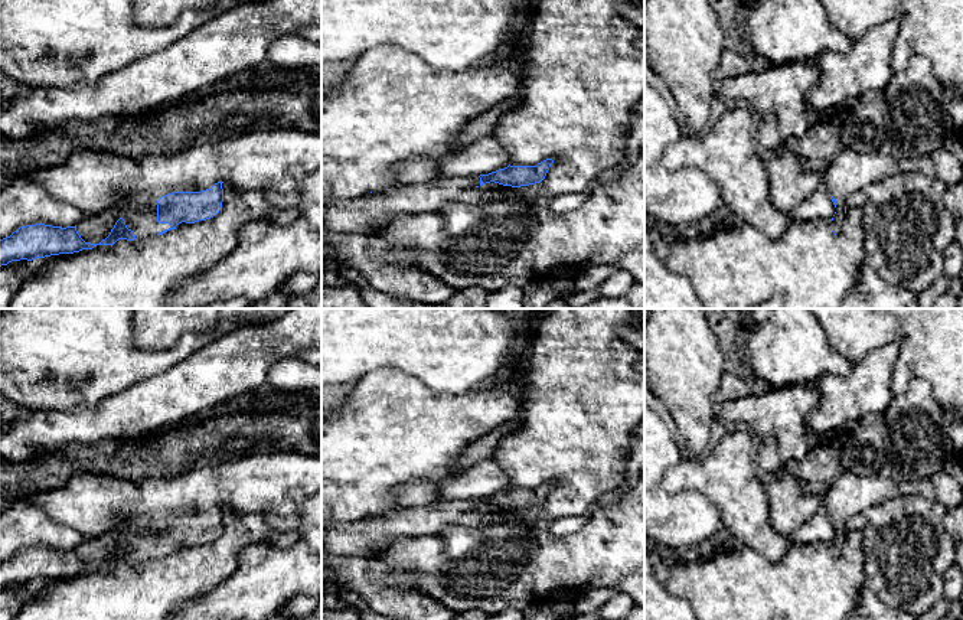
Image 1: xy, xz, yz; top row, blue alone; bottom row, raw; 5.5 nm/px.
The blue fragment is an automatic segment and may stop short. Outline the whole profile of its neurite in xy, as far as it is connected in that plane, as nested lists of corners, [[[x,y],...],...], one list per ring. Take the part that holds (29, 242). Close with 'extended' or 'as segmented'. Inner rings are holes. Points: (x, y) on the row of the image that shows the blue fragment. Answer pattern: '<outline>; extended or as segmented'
[[[255,128],[229,138],[208,140],[176,154],[153,154],[137,160],[138,179],[111,209],[123,216],[99,244],[85,242],[75,226],[35,223],[20,226],[0,239],[0,267],[12,261],[36,260],[59,254],[114,245],[118,239],[134,241],[161,235],[182,222],[195,223],[219,213],[223,202],[222,183],[229,182],[238,193],[254,190],[297,192],[296,170],[311,173],[321,167],[321,133],[294,128]]]; extended

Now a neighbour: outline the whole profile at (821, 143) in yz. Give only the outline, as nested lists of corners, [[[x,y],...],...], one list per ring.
[[[830,112],[809,125],[800,137],[790,137],[786,147],[799,159],[806,170],[820,172],[845,149],[840,138],[842,114]]]

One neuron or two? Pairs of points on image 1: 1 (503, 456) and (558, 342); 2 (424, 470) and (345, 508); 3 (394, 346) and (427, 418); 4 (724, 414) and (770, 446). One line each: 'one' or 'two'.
1: one
2: one
3: two
4: one

